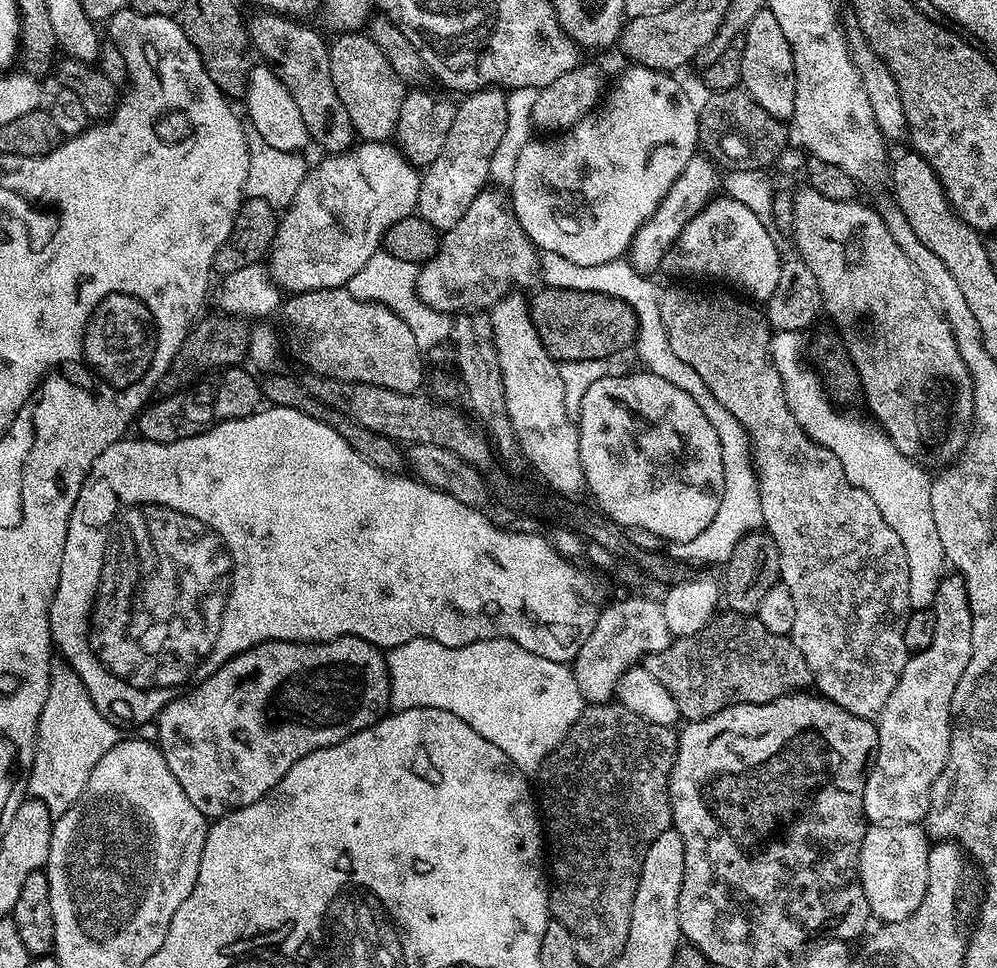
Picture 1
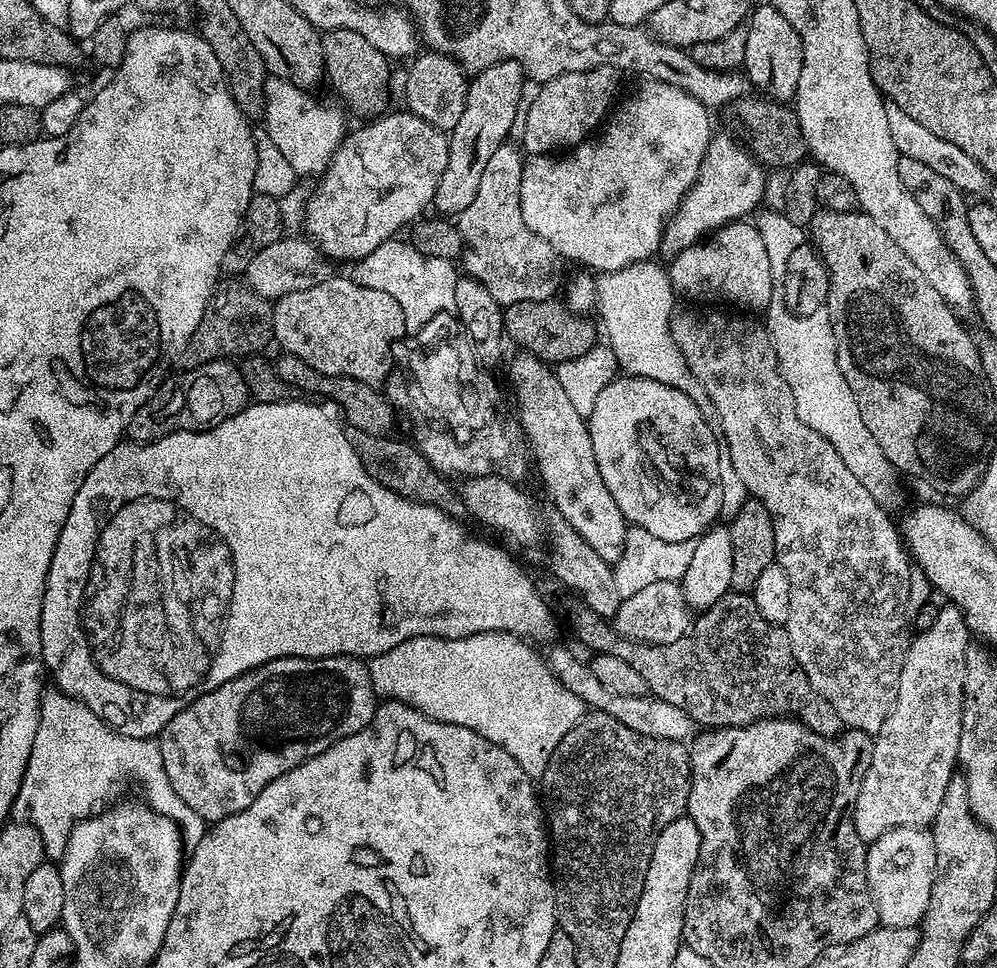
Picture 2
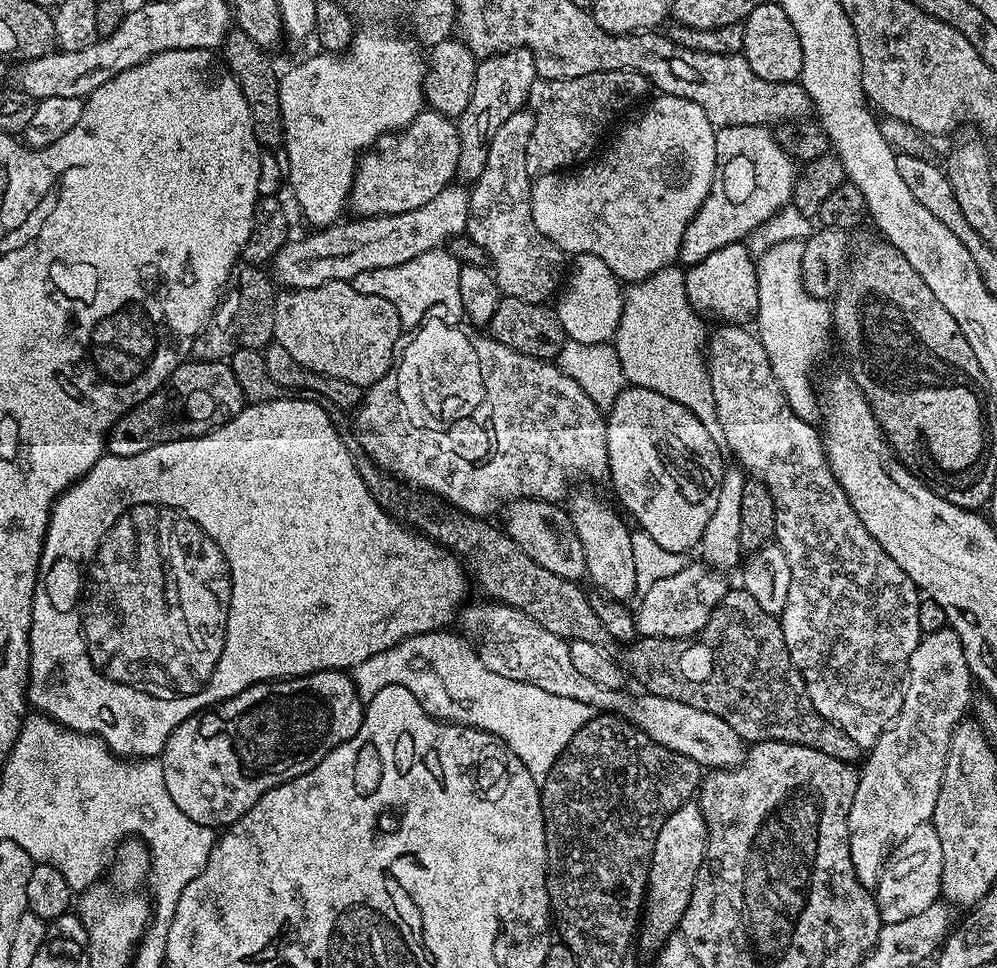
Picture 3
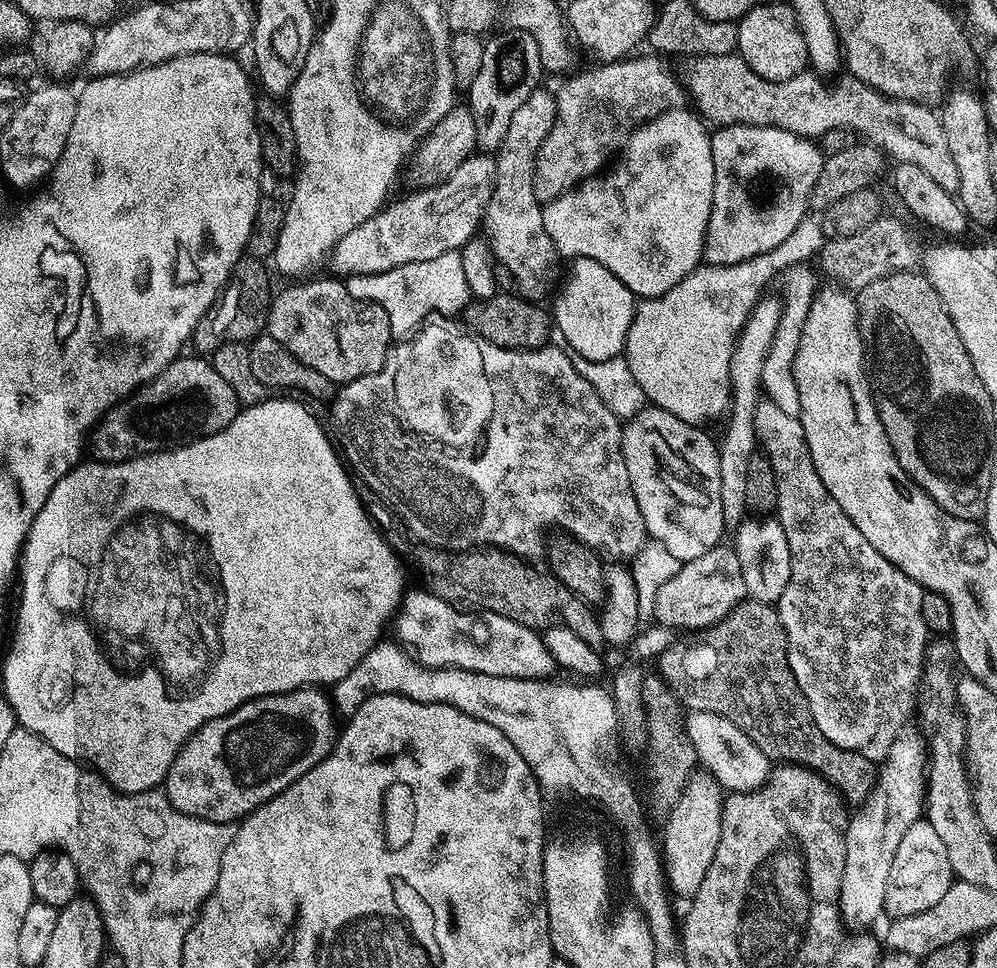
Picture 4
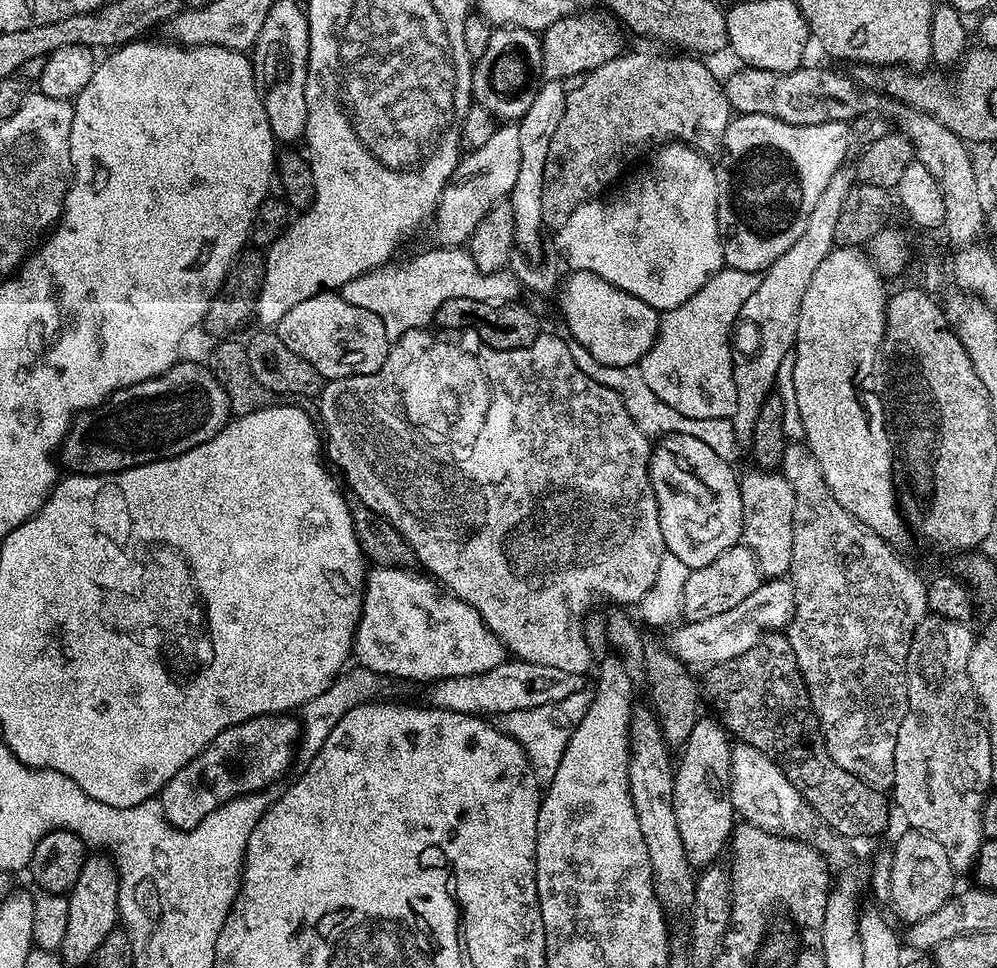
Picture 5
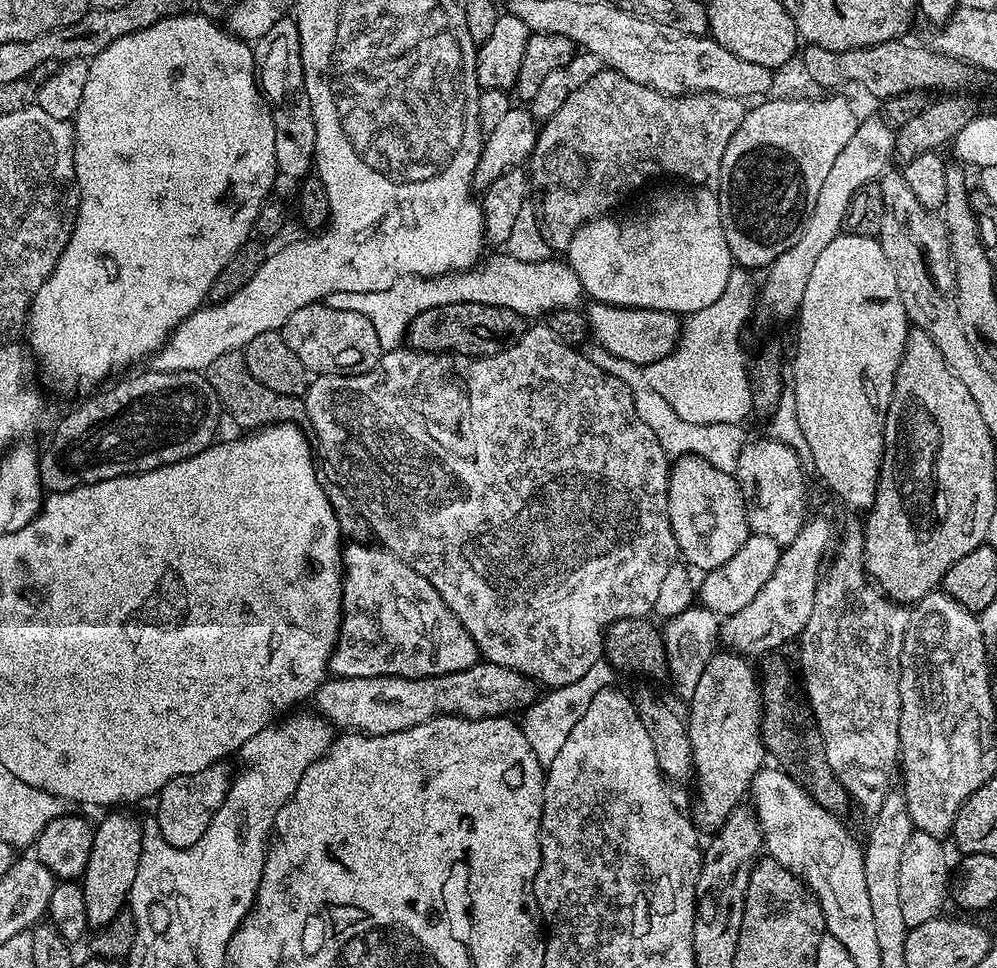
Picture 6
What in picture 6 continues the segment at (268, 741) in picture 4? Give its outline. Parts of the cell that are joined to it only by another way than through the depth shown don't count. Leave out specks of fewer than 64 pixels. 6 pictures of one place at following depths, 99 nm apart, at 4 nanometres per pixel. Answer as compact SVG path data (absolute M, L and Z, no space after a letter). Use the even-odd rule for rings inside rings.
M221 762L206 770L198 770L198 774L186 774L182 778L174 778L166 782L166 786L155 797L156 813L154 819L160 837L175 848L189 848L206 834L206 826L214 818L214 814L222 806L228 793L230 783L229 765Z

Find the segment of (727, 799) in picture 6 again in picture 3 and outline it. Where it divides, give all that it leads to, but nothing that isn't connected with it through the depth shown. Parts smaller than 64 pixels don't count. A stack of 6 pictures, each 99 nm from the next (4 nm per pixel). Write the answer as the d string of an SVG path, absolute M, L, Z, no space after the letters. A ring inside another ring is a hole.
M699 803L682 805L674 810L674 814L670 814L670 818L666 818L666 822L662 822L662 830L658 830L658 842L654 842L654 854L650 862L642 927L638 932L639 943L644 943L652 950L659 949L679 929L680 919L682 914L686 914L686 906L694 890L694 878L698 878L707 845L708 827Z

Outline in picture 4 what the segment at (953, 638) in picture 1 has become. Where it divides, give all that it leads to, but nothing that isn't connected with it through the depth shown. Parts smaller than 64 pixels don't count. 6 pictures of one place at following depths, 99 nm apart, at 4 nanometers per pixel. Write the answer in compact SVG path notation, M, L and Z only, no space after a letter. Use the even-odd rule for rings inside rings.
M911 730L901 732L894 746L890 746L887 758L879 765L872 793L851 813L848 828L844 832L846 866L842 870L840 887L840 914L849 929L867 929L864 927L874 923L884 912L886 882L890 878L890 866L894 866L894 854L898 854L898 842L902 842L902 834L906 834L906 830L910 830L910 826L914 826L924 812L927 771L928 750L925 737L920 737Z

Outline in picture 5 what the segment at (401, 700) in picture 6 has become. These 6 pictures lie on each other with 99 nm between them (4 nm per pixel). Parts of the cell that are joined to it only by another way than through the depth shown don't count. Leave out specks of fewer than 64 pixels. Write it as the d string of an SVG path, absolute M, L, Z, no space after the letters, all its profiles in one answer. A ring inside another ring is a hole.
M515 658L505 660L492 670L478 675L462 675L445 680L437 680L431 685L427 703L433 708L454 710L479 716L497 714L536 706L557 704L565 701L571 694L585 689L587 677L583 673L556 669L541 663L526 662Z

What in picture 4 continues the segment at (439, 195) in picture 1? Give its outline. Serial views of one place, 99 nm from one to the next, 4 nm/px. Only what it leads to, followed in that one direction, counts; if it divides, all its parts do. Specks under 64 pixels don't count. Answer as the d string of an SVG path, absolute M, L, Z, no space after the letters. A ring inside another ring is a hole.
M517 28L503 31L484 40L482 70L478 70L478 78L474 78L466 90L466 106L474 114L476 146L484 154L495 153L500 147L502 138L506 138L506 130L510 130L510 118L514 118L518 106L522 106L522 102L526 102L526 98L530 98L534 89L542 84L538 42Z

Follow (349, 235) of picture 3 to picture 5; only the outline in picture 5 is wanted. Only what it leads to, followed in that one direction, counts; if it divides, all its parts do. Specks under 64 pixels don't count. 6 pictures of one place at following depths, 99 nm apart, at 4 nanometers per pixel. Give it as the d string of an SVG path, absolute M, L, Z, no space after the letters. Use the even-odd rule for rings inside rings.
M504 122L496 127L492 137L482 146L461 155L460 165L456 167L440 201L436 207L434 225L441 245L464 246L474 234L474 226L482 222L486 210L490 210L505 198L511 197L514 182L518 182L518 162L522 153L518 143L519 123Z

